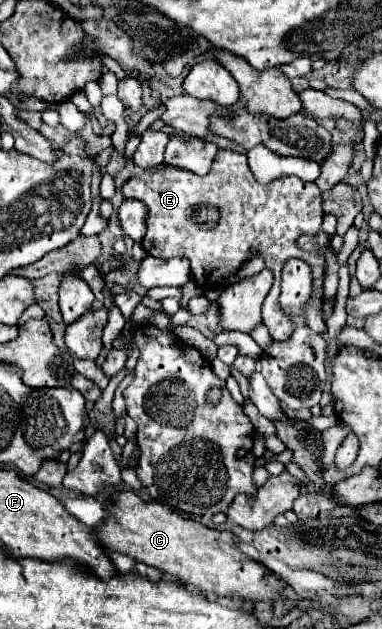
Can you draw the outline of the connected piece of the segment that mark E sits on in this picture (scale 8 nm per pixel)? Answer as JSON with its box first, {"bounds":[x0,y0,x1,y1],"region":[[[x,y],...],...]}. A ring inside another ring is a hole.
{"bounds":[121,150,325,340],"region":[[[219,150],[215,154],[213,166],[207,176],[197,176],[187,170],[173,166],[163,166],[161,170],[147,172],[139,178],[129,178],[121,188],[125,198],[137,198],[149,208],[147,234],[141,242],[143,250],[151,256],[173,258],[183,256],[191,260],[193,280],[201,288],[211,288],[221,284],[229,274],[235,274],[243,262],[247,262],[249,250],[255,248],[263,256],[267,268],[273,272],[275,282],[262,305],[262,323],[269,328],[273,340],[287,340],[291,336],[291,316],[279,306],[279,278],[283,262],[287,258],[303,258],[311,266],[313,292],[304,312],[308,313],[308,326],[315,332],[325,332],[322,318],[323,298],[323,256],[301,252],[297,248],[297,238],[301,234],[317,236],[321,230],[323,210],[321,210],[321,190],[317,184],[303,182],[295,176],[283,176],[271,184],[259,184],[249,166],[247,156],[241,152]],[[197,202],[213,204],[221,210],[221,220],[215,230],[197,230],[191,220],[191,206]]]}

